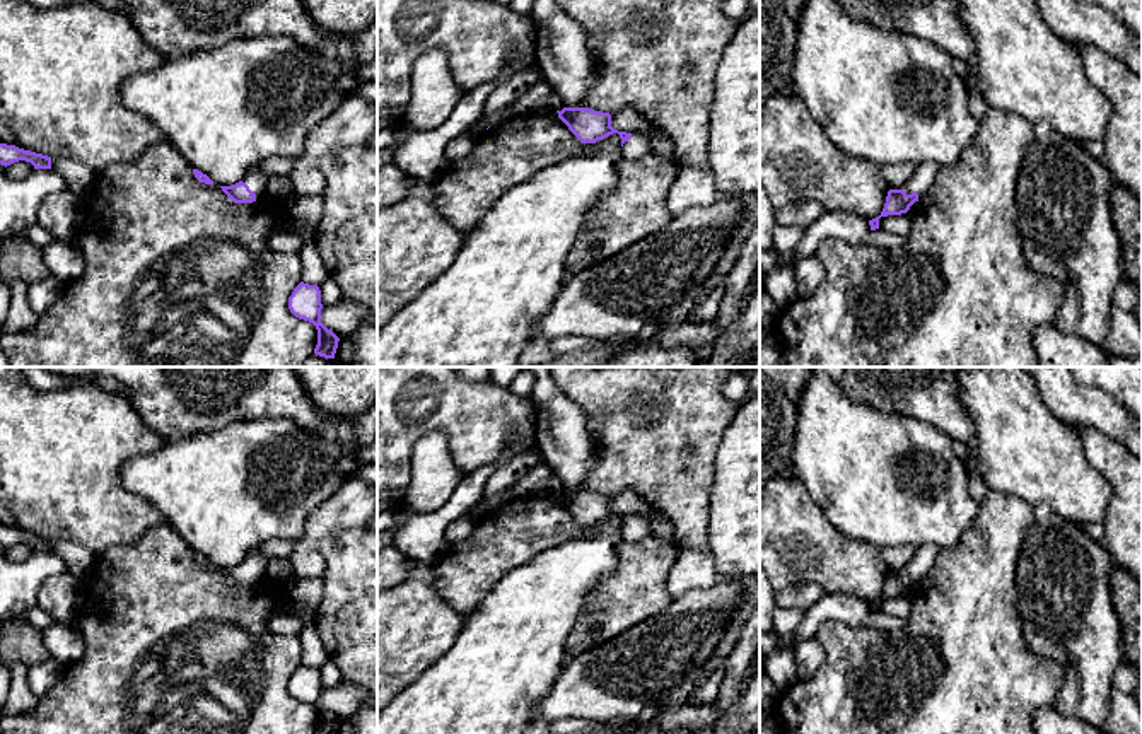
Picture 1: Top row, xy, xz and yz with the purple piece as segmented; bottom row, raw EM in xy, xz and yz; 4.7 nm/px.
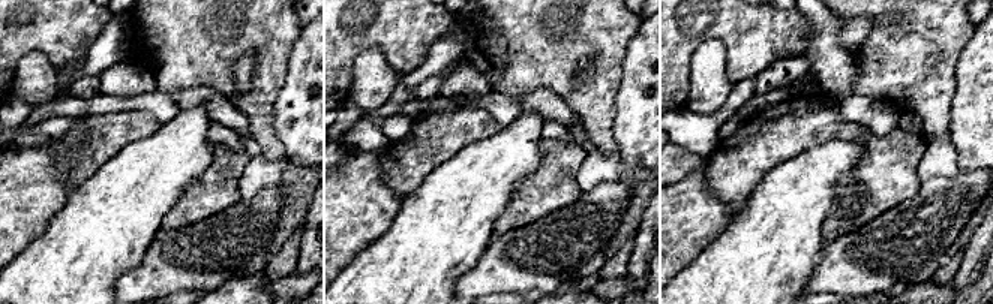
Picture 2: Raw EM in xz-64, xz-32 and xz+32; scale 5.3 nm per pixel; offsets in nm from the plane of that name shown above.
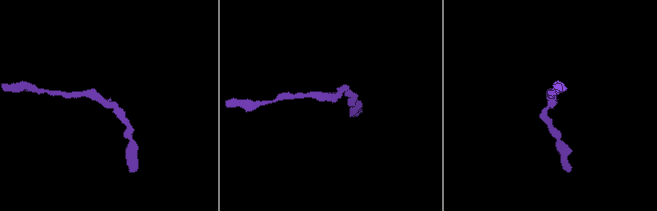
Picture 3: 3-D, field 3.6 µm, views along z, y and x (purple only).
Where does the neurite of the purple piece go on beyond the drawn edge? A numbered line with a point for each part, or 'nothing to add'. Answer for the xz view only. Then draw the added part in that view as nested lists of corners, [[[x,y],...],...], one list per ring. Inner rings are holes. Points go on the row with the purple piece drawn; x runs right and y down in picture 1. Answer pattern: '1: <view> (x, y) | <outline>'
1: xz (637, 145) | [[[632,133],[621,149],[625,159],[638,159],[652,152],[649,138],[642,133]]]

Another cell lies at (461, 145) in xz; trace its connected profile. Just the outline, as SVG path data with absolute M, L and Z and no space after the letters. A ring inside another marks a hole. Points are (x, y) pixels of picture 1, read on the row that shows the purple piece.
M463 133L456 138L452 138L447 145L446 145L446 155L449 160L457 160L464 155L468 155L471 152L471 149L475 147L476 138Z

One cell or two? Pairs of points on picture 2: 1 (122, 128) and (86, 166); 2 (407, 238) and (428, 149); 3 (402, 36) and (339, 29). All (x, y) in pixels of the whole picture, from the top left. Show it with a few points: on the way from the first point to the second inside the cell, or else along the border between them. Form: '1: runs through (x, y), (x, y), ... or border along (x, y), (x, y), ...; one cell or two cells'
1: runs through (113, 137), (92, 157); one cell
2: border along (447, 159), (438, 163), (402, 199); two cells
3: runs through (387, 29), (354, 29); one cell

